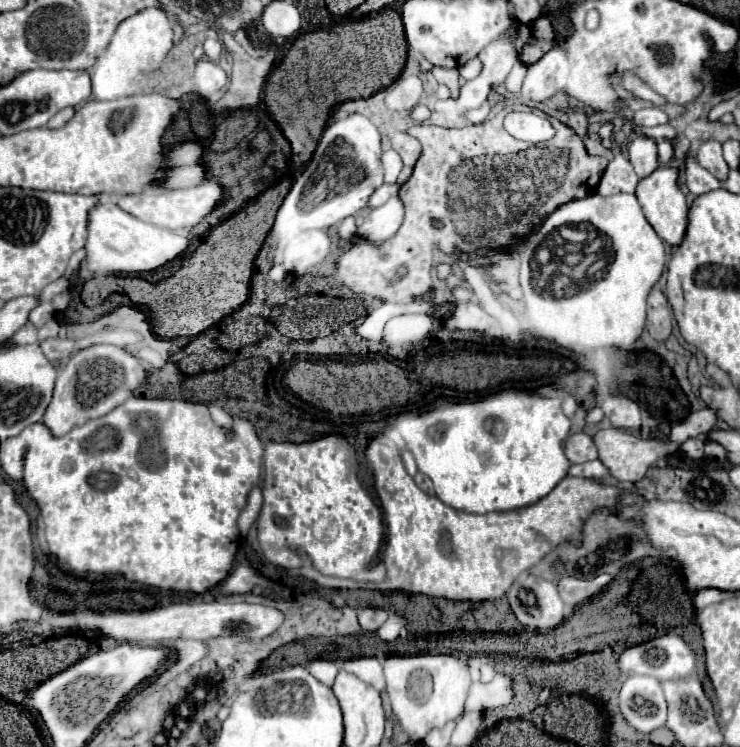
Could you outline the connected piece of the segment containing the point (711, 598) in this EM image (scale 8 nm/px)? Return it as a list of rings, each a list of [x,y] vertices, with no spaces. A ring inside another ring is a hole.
[[[712,589],[700,591],[700,593],[694,597],[694,607],[700,611],[700,609],[704,609],[706,605],[718,603],[718,601],[722,601],[722,599],[724,599],[724,593],[722,593],[722,591],[712,591]]]

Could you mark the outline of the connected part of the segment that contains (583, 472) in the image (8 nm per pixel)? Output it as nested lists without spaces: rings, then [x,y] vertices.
[[[594,459],[594,461],[580,463],[580,465],[572,465],[568,473],[574,477],[606,477],[608,469],[598,459]]]

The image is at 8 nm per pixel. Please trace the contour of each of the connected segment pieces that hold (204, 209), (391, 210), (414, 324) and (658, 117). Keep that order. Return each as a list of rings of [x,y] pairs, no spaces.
[[[204,181],[198,187],[170,191],[170,189],[158,189],[158,191],[144,191],[140,195],[126,195],[118,199],[118,207],[128,211],[130,215],[158,225],[166,229],[192,229],[196,223],[200,223],[206,215],[210,215],[220,203],[224,201],[224,187],[218,181]]]
[[[392,197],[382,207],[370,209],[366,213],[364,223],[358,227],[358,235],[372,243],[382,243],[400,229],[402,219],[404,219],[402,201],[398,197]]]
[[[430,315],[394,317],[384,329],[384,343],[388,345],[388,353],[396,359],[406,359],[404,347],[426,339],[432,327],[434,327],[434,319]]]
[[[648,107],[648,109],[640,109],[634,113],[634,121],[638,125],[646,125],[646,127],[654,127],[654,125],[662,125],[668,123],[668,115],[658,109],[658,107]]]

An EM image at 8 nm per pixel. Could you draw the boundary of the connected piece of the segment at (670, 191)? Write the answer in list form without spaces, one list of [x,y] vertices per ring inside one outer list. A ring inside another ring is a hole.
[[[658,167],[652,175],[640,179],[636,187],[638,203],[648,219],[648,223],[654,227],[660,239],[664,239],[668,245],[680,245],[686,235],[686,219],[688,219],[688,205],[686,197],[678,187],[678,169],[676,167]]]

